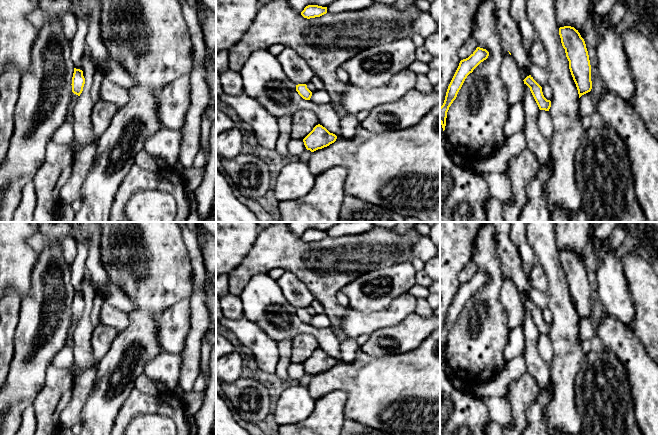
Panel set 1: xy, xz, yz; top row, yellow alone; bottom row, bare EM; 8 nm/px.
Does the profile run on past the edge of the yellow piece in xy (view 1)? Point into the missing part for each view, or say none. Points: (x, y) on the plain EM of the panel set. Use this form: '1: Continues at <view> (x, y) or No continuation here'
1: No continuation here

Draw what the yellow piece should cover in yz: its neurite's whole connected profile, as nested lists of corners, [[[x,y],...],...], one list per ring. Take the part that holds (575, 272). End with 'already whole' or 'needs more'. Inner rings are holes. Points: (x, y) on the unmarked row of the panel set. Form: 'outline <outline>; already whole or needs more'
outline [[[560,251],[559,259],[580,322],[592,313],[591,289],[586,268],[574,251]]]; already whole

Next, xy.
outline [[[74,292],[74,297],[72,301],[72,316],[78,320],[83,315],[83,311],[85,308],[85,302],[83,300],[83,295],[80,293]]]; already whole

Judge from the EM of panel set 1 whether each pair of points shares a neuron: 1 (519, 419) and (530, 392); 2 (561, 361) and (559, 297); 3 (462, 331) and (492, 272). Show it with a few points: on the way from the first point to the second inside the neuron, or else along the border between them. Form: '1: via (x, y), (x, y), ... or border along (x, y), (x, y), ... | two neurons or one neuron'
1: via (519, 412), (519, 403), (523, 399) | one neuron
2: via (563, 345), (563, 313) | one neuron
3: via (468, 316), (472, 312), (472, 302), (490, 287) | one neuron

